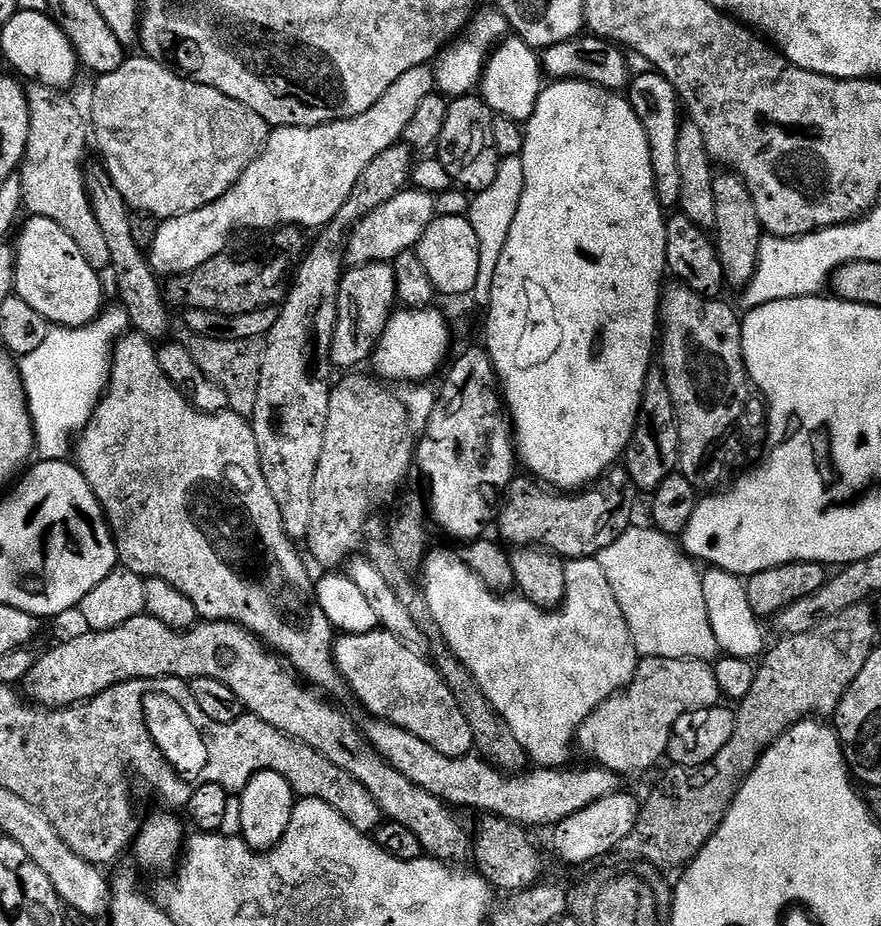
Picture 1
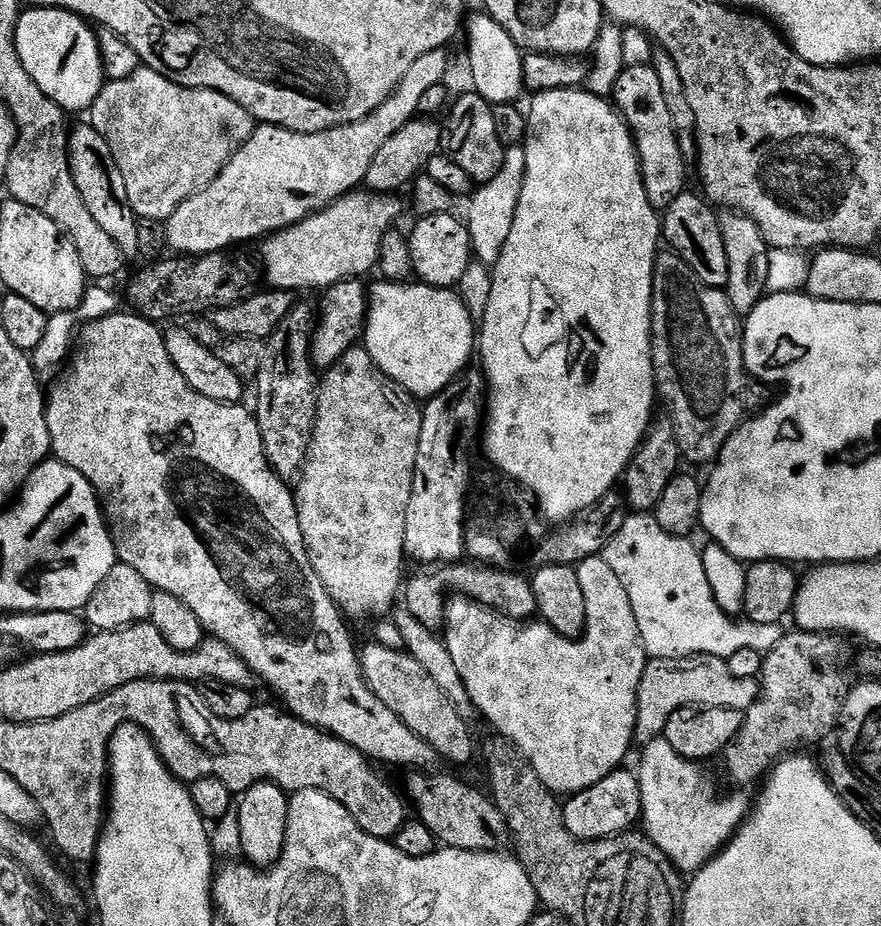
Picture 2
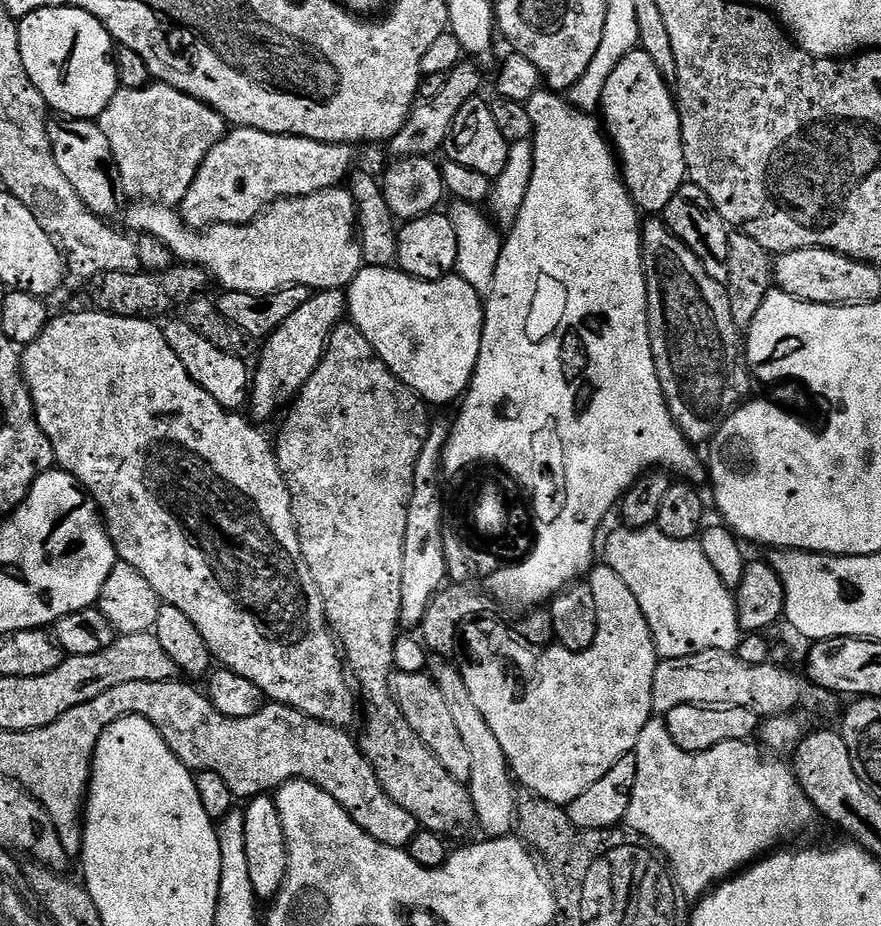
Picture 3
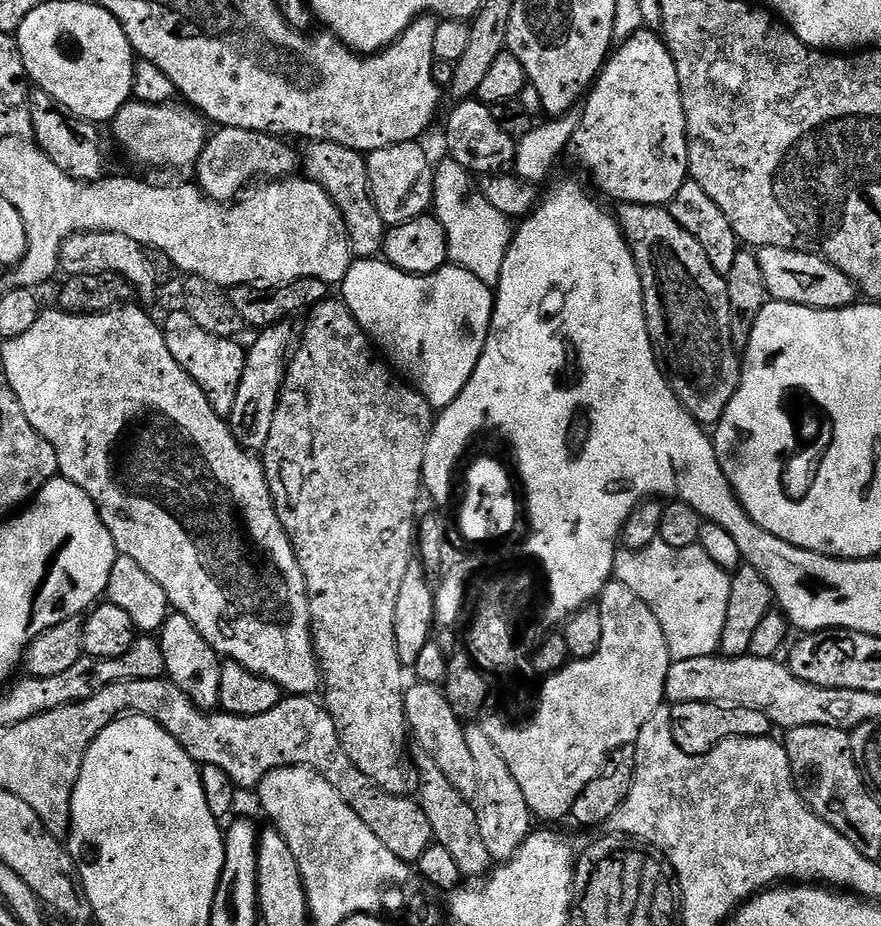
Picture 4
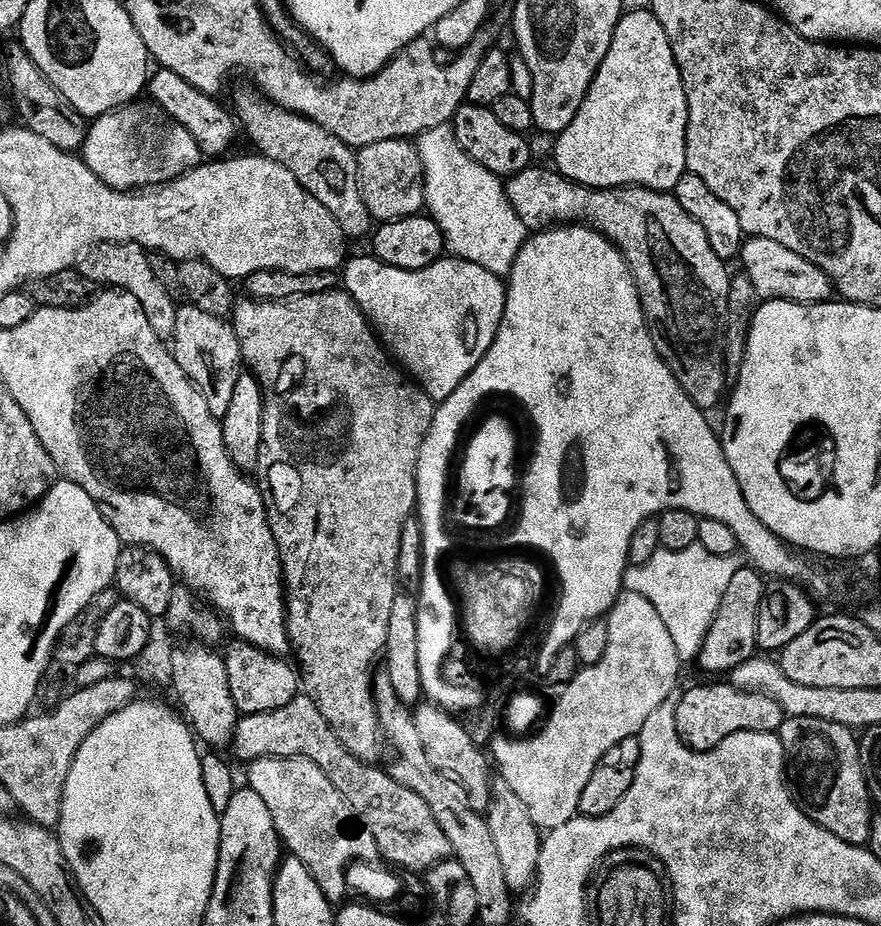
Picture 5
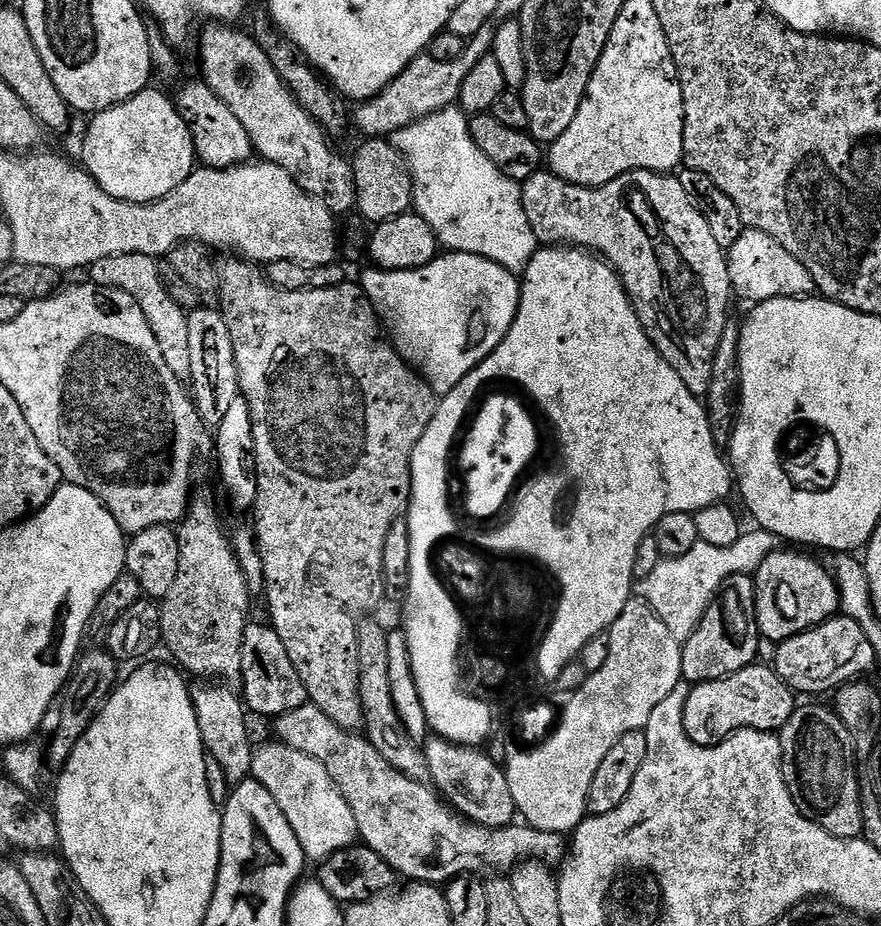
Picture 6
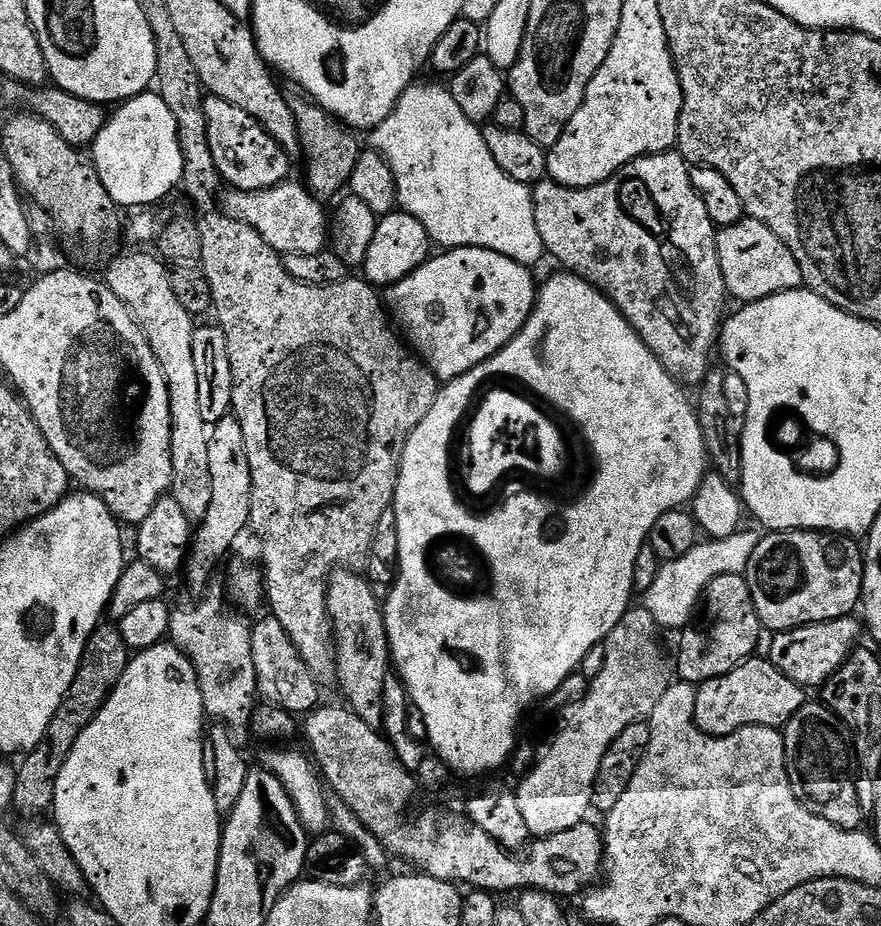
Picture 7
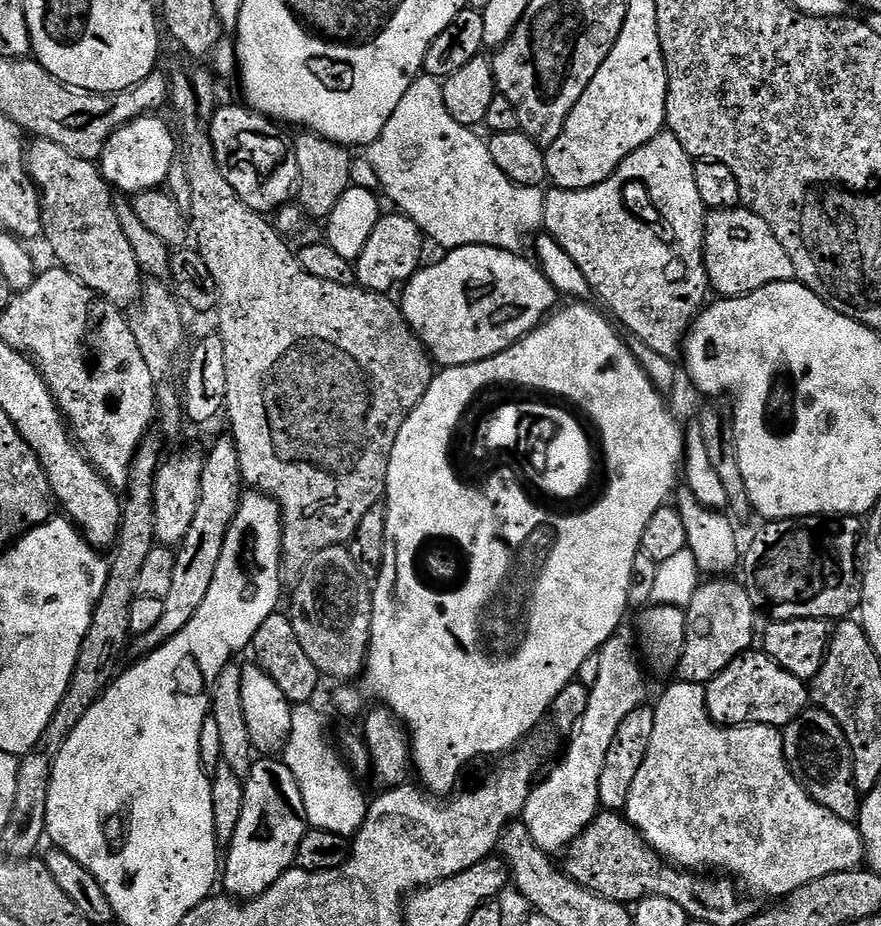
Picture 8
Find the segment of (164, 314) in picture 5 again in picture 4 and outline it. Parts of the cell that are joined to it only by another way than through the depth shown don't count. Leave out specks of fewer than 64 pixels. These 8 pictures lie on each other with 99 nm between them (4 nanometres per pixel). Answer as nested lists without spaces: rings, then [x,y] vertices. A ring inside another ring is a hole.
[[[79,232],[66,242],[60,251],[60,268],[68,276],[81,276],[82,274],[118,274],[132,284],[132,291],[137,297],[152,300],[156,296],[158,281],[154,274],[154,266],[150,266],[148,249],[144,245],[134,242],[134,238],[126,238],[126,234],[113,232]]]

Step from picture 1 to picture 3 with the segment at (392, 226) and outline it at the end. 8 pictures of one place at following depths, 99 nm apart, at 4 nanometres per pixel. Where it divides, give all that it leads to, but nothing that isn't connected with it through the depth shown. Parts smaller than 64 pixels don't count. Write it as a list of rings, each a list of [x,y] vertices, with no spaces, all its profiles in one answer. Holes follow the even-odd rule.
[[[344,186],[324,188],[322,191],[315,192],[309,196],[294,196],[282,200],[275,200],[275,202],[265,210],[263,216],[256,217],[255,220],[252,220],[248,224],[213,224],[211,228],[204,231],[188,227],[184,222],[184,217],[180,215],[179,211],[177,211],[175,207],[166,204],[132,202],[127,205],[126,217],[127,216],[128,224],[133,228],[133,230],[131,229],[133,233],[153,236],[154,238],[162,238],[162,242],[166,242],[166,246],[170,246],[173,257],[175,257],[177,261],[186,264],[197,264],[197,266],[208,273],[209,277],[211,277],[215,283],[217,280],[217,282],[221,284],[219,286],[221,289],[229,292],[276,292],[280,288],[289,288],[295,284],[301,284],[302,286],[306,286],[313,290],[323,290],[325,288],[338,288],[344,290],[352,283],[353,278],[360,273],[360,269],[364,264],[364,256],[360,252],[359,247],[354,243],[354,229],[358,224],[356,203],[354,202],[351,191]]]

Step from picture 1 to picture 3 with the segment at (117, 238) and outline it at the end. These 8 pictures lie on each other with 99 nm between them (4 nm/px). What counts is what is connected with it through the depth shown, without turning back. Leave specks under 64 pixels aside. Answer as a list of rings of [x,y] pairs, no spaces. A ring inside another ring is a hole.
[[[60,118],[57,121],[57,124],[56,121],[49,123],[48,137],[54,162],[58,162],[58,170],[66,174],[66,182],[74,186],[82,202],[96,216],[112,220],[119,213],[121,215],[126,206],[126,193],[120,186],[120,171],[114,162],[110,142],[106,142],[106,134],[102,134],[99,123],[71,118]]]

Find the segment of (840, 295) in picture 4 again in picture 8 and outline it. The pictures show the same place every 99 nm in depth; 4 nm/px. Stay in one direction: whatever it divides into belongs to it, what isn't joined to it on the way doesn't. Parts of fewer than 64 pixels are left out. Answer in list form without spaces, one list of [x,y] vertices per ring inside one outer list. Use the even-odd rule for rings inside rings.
[[[746,206],[715,209],[705,219],[705,268],[709,285],[719,297],[748,296],[770,284],[796,280],[794,262],[787,247],[778,242],[774,230]]]

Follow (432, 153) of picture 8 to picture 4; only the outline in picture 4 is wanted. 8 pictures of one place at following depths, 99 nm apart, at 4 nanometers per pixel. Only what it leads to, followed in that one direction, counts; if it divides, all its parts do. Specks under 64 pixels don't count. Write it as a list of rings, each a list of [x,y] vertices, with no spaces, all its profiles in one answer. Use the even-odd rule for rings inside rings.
[[[445,159],[445,164],[435,169],[433,178],[433,198],[431,207],[438,222],[442,222],[442,230],[446,230],[446,242],[448,243],[448,259],[457,268],[470,270],[474,278],[482,278],[489,286],[499,284],[502,278],[502,264],[506,262],[508,248],[512,244],[514,224],[509,217],[503,216],[484,197],[479,187],[472,185],[473,173],[467,172],[461,164],[455,160]]]

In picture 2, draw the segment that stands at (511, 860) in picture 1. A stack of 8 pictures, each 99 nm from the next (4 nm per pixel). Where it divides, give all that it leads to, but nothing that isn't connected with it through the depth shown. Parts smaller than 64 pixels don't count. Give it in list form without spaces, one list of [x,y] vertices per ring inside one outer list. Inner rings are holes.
[[[436,774],[409,775],[412,777],[408,780],[406,796],[414,812],[416,807],[415,815],[428,827],[430,834],[434,834],[436,841],[445,848],[467,852],[500,852],[510,837],[506,822],[491,799],[452,776],[432,775]]]

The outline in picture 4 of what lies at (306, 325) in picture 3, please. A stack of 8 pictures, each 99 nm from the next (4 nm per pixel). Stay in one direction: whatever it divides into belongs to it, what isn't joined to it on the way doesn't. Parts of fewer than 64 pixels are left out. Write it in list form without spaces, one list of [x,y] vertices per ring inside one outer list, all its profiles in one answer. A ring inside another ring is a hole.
[[[281,322],[271,324],[269,328],[263,329],[260,336],[251,345],[247,345],[244,354],[244,369],[242,370],[242,382],[238,382],[238,394],[234,397],[234,410],[226,417],[232,428],[234,438],[243,448],[253,454],[263,453],[266,442],[270,438],[270,426],[274,422],[274,410],[278,410],[280,391],[284,385],[284,374],[288,370],[288,361],[298,344],[298,332],[291,328],[291,323]]]

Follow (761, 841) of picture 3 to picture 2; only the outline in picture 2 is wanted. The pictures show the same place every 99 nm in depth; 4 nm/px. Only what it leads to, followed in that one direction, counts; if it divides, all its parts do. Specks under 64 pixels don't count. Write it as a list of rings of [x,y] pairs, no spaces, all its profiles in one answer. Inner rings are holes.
[[[663,738],[647,741],[643,745],[644,753],[640,756],[640,793],[642,794],[642,821],[643,835],[647,836],[662,854],[681,874],[695,874],[701,868],[705,868],[714,857],[724,849],[724,845],[735,836],[736,832],[748,817],[750,811],[750,796],[747,791],[732,790],[729,796],[716,796],[716,790],[712,786],[712,780],[703,772],[701,765],[695,760],[682,758],[674,746]]]

